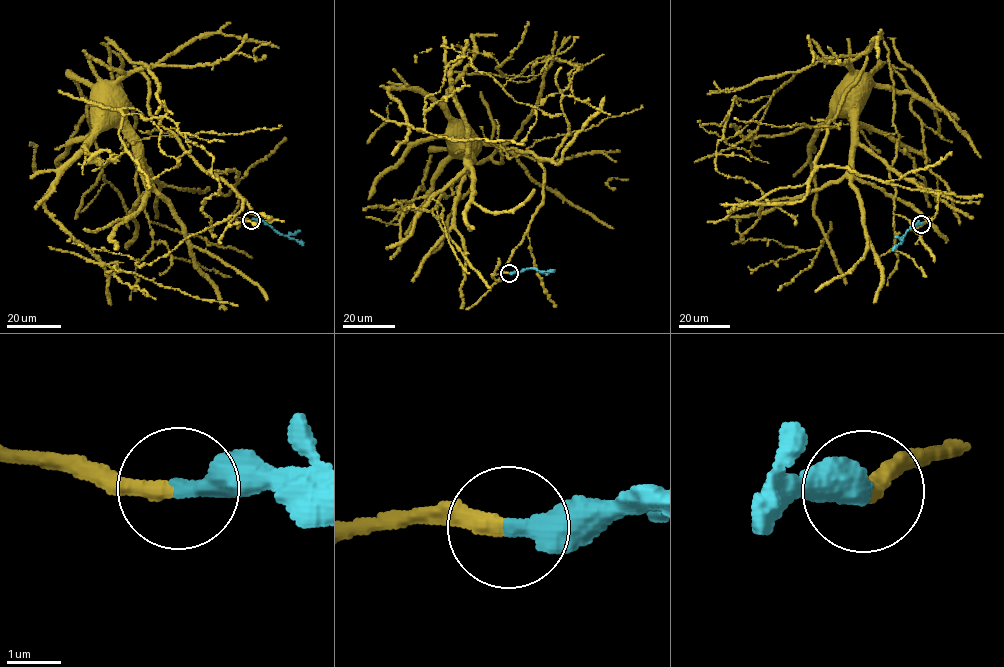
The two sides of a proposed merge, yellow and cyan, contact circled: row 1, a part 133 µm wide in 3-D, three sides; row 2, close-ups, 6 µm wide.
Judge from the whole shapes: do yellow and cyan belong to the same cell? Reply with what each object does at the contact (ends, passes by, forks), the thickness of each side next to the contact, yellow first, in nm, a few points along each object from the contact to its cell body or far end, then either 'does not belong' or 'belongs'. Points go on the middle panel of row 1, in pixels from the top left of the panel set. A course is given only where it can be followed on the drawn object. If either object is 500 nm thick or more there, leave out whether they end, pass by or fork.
yellow ends | cyan ends | 320/400 nm | yellow via (508, 273), (492, 276), (544, 168), (491, 157), (556, 57), (506, 75), (477, 52), (446, 99), (457, 133) | cyan via (508, 273), (529, 268), (553, 270) | does not belong

